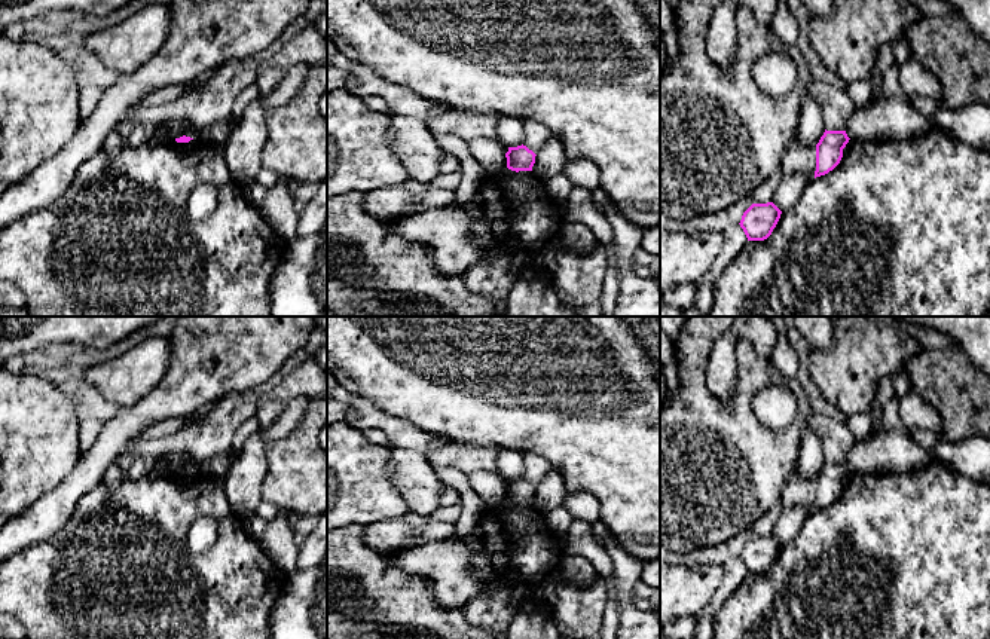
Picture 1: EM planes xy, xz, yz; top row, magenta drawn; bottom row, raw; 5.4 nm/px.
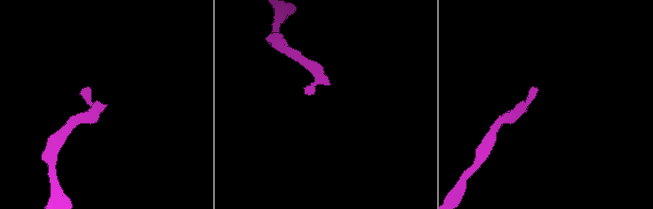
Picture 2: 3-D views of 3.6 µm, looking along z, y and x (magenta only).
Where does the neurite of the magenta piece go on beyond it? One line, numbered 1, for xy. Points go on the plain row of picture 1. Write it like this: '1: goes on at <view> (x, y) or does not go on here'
1: does not go on here

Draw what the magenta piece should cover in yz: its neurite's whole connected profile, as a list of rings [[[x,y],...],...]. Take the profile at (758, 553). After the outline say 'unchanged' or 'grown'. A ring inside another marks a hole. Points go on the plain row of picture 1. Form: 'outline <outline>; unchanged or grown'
outline [[[752,536],[742,548],[740,560],[748,574],[764,574],[776,560],[782,544],[773,536]]]; unchanged

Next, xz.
outline [[[526,479],[508,480],[505,486],[507,501],[511,504],[532,504],[535,496],[535,486],[529,483]]]; unchanged

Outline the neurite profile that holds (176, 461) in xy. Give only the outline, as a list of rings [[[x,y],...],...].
[[[166,452],[161,461],[166,462],[171,471],[180,471],[183,468],[190,471],[198,471],[199,465],[190,455],[187,453],[177,453],[177,452]]]

